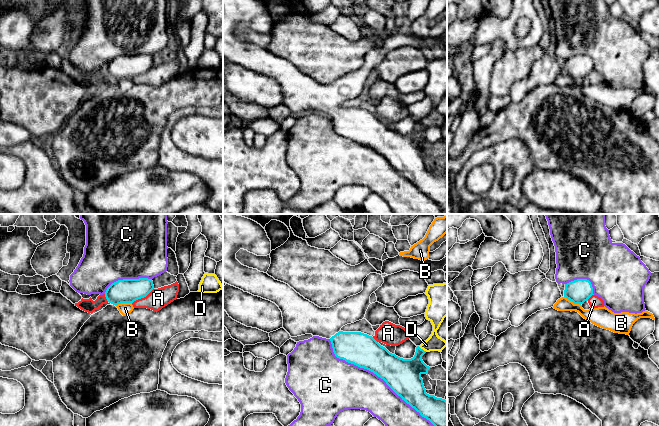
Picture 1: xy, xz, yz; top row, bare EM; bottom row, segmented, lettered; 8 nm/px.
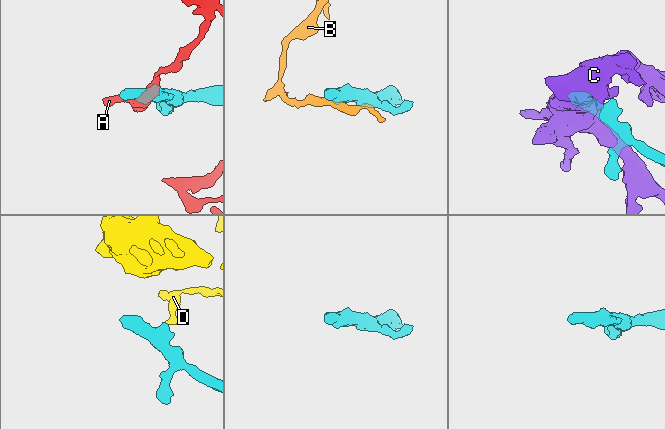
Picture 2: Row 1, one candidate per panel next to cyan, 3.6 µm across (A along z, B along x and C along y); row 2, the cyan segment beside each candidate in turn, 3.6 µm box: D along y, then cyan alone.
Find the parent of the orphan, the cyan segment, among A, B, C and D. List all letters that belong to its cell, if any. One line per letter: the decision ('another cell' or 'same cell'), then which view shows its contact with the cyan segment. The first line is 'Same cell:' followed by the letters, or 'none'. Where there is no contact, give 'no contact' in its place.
Same cell: none
A: another cell; contact in xy
B: another cell; contact in xy
C: another cell; contact in xz
D: another cell; contact in xz

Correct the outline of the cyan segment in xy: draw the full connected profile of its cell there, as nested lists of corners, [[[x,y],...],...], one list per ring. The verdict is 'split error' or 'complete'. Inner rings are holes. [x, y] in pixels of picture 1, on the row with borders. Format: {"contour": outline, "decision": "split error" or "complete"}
{"contour": [[[123,279],[112,283],[105,292],[107,301],[113,305],[133,303],[146,297],[154,289],[152,279]]], "decision": "complete"}

